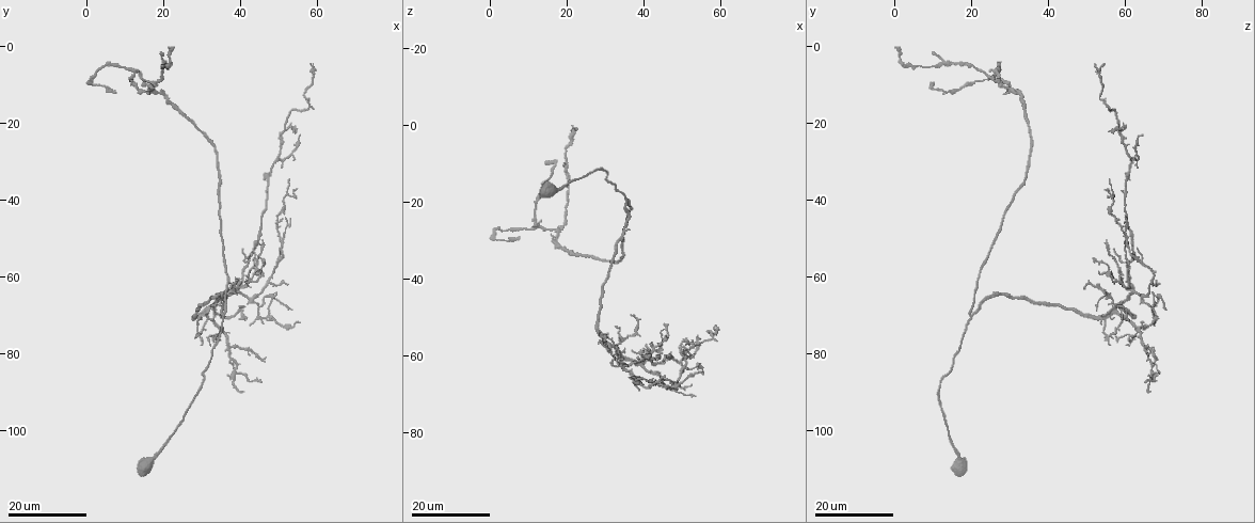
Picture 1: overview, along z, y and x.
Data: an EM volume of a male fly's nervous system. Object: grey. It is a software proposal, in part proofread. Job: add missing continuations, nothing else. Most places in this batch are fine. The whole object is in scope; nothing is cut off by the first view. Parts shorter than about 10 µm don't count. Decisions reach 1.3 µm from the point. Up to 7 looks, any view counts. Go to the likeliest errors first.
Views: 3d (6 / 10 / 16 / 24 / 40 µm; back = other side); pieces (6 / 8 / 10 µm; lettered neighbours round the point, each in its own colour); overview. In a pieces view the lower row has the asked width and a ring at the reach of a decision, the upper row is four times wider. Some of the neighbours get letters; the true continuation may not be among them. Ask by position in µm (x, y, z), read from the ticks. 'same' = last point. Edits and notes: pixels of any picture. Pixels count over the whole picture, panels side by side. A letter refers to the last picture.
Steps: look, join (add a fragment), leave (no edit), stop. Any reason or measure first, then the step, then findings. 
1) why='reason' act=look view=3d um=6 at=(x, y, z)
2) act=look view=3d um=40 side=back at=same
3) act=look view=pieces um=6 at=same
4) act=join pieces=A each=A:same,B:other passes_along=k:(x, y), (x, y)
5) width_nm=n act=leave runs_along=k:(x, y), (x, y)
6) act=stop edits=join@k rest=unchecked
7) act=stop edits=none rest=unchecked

why='tapers out' act=look view=3d um=24 at=(39.5, 67.0, 58.5)

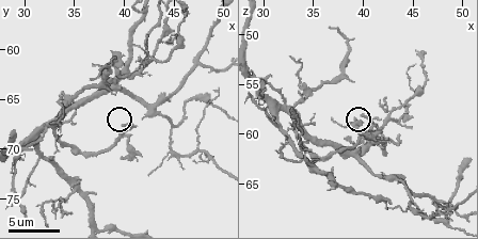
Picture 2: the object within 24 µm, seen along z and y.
act=look view=pieces um=6 at=(39.8, 67.8, 58.2)

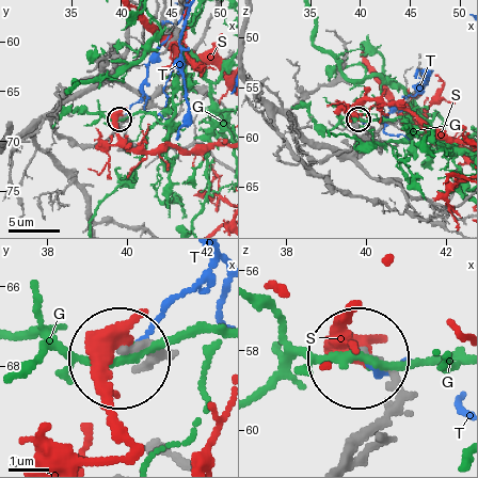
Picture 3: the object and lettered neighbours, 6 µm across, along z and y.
act=leave each=G:other,S:other,T:other found='no lettered fragment goes on from it'

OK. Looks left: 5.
why='long arm stops here' act=look view=3d um=16 at=(45.0, 87.0, 65.5)

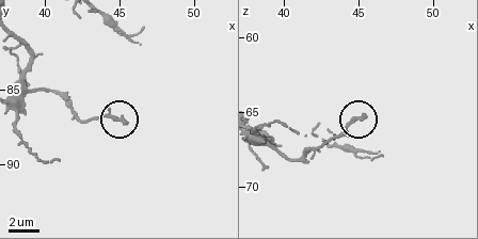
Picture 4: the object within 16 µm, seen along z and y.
act=look view=pieces um=6 at=(45.2, 87.2, 65.2)

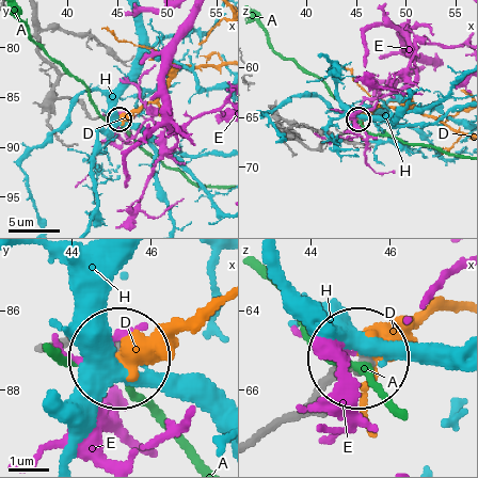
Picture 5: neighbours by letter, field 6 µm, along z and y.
width_nm=260 act=leave each=A:other,D:other,E:other,H:other runs_along=5:(260, 432), (359, 365) found='none of them fits'

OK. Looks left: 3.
why='free end' act=look view=3d um=24 at=(45.5, 55.0, 51.5)

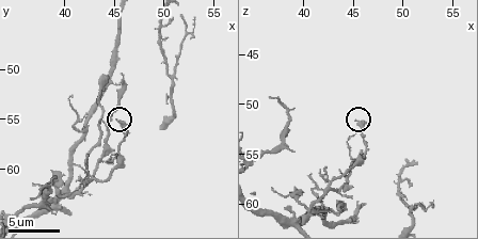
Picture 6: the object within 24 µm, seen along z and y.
why='see the neighbours' act=look view=pieces um=8 at=(45.4, 55.2, 51.6)

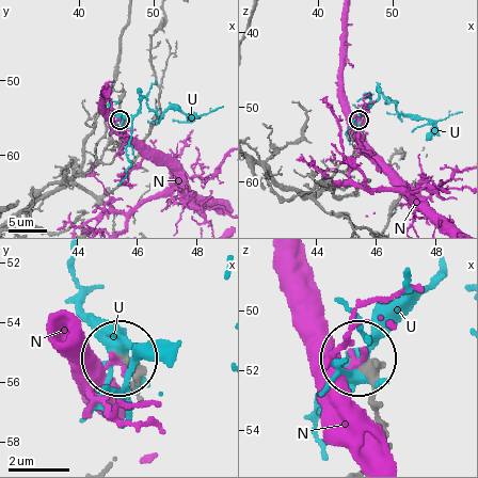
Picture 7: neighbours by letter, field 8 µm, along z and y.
width_nm=250 act=leave each=N:other,U:other found='no lettered fragment goes on from it'

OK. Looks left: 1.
act=stop edits=none rest=unchecked

